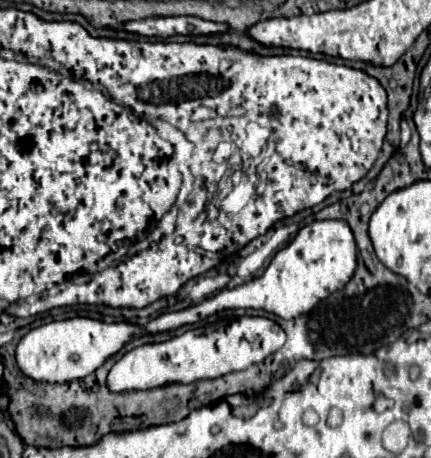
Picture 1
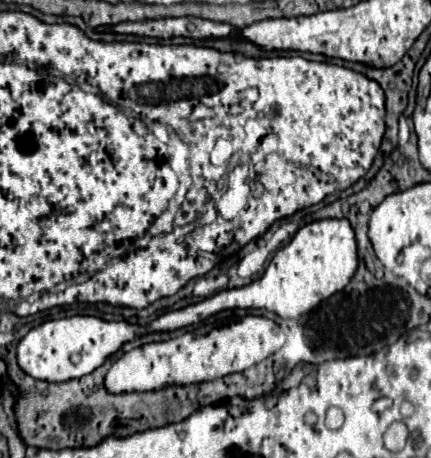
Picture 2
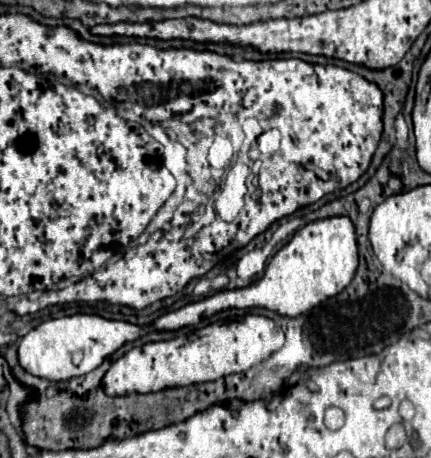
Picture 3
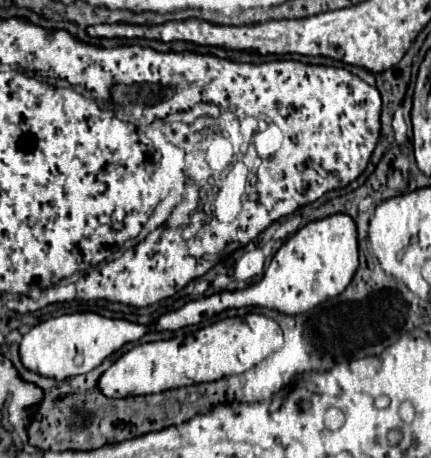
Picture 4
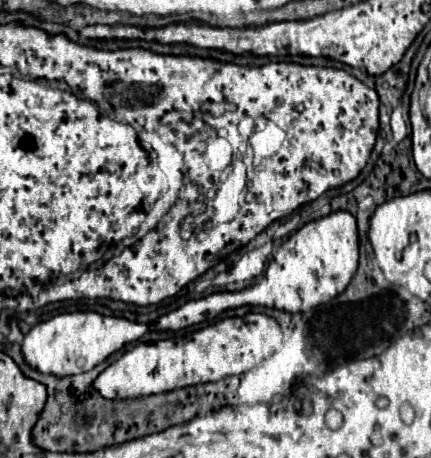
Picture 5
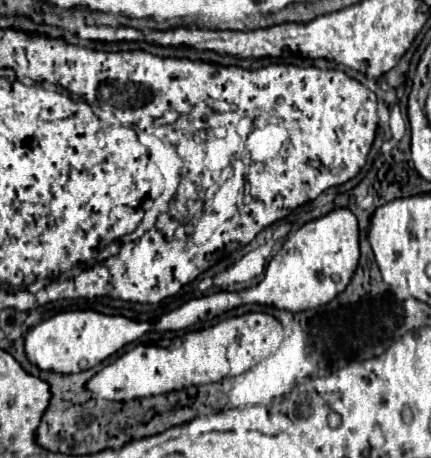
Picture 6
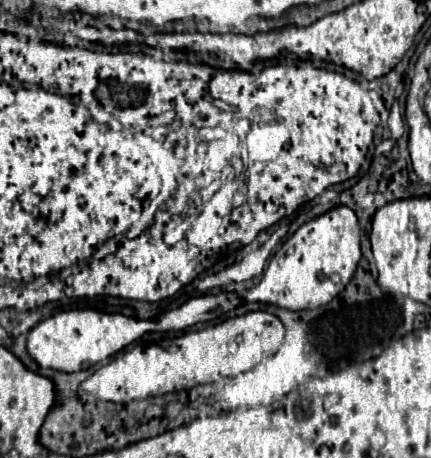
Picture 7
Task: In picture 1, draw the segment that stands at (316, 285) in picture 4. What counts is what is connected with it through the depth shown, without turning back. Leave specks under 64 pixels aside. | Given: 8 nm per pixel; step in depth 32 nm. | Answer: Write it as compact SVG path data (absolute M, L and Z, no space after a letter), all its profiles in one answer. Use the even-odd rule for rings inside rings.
M322 220L304 226L296 238L284 246L268 264L260 278L254 278L244 284L246 296L240 296L242 288L224 288L216 296L206 298L204 302L190 306L186 310L167 312L149 322L149 334L176 330L184 324L196 324L202 318L208 318L226 308L254 308L272 312L284 320L298 318L310 312L320 300L332 292L344 288L356 270L356 242L352 230L344 220Z

